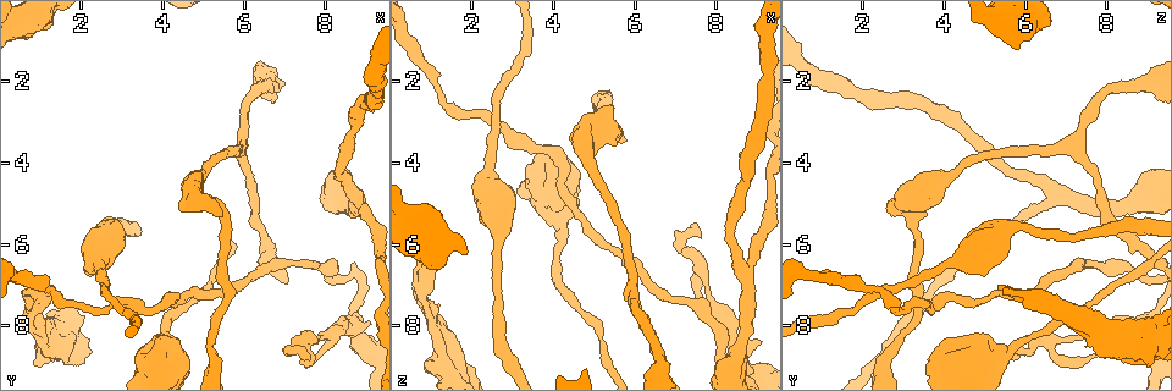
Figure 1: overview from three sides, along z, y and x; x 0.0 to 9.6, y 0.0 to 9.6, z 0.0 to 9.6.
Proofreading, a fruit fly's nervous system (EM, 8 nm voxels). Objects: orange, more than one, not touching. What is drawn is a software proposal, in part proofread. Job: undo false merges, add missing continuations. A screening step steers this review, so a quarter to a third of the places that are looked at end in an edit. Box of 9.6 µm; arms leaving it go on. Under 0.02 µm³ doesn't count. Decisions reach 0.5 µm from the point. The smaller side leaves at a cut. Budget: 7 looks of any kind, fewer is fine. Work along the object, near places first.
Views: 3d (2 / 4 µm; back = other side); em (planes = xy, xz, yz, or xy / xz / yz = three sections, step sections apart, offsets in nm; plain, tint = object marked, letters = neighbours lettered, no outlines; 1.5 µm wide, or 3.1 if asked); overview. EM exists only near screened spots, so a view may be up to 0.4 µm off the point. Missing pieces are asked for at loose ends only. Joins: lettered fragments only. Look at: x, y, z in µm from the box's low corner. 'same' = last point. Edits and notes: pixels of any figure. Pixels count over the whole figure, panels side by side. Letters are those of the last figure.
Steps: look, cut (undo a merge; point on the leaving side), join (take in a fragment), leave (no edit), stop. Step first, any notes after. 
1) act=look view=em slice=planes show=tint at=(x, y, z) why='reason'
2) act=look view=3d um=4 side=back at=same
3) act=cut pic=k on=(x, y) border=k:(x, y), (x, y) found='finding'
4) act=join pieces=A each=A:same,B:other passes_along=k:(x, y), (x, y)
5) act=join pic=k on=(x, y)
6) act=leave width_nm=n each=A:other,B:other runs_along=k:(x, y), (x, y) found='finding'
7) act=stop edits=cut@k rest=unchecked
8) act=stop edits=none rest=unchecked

act=look view=3d um=4 at=(2.05, 8.90, 9.15) why='an open end'

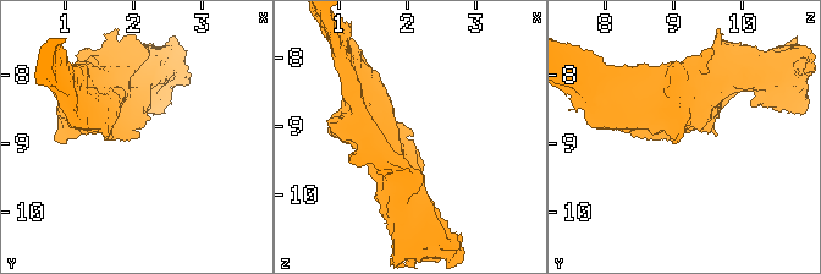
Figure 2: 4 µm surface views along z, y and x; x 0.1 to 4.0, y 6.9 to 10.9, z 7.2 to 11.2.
act=look view=em slice=planes show=letters at=(2.10, 8.90, 9.10)

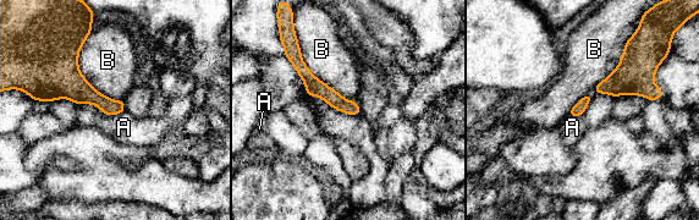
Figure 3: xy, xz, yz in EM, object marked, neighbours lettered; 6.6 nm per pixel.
act=leave each=A:other,B:other border=3:(124, 110), (108, 116) found='no lettered fragment goes on from it'

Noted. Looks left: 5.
act=look view=em slice=planes show=tint at=(5.20, 7.00, 8.35) why='thin neck'

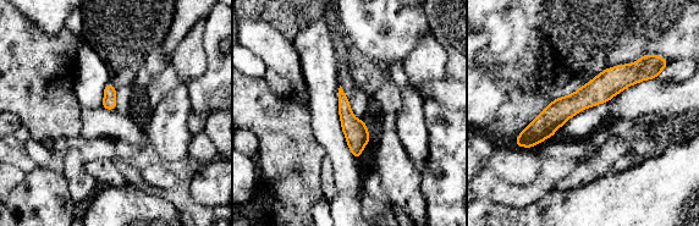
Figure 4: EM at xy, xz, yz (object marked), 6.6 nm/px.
act=look view=em slice=planes show=letters at=same why='what lies round it'

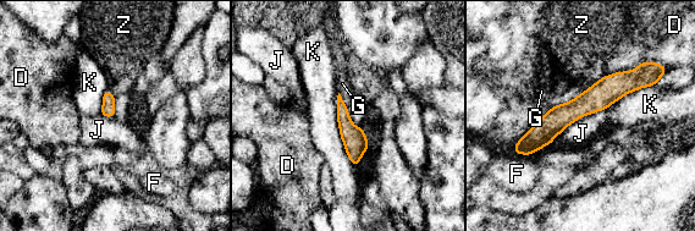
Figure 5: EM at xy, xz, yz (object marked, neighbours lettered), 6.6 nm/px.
act=leave each=D:other,F:other,G:other,J:other,K:other,Z:other runs_along=5:(645, 80), (610, 88), (518, 150) found='all the same neuron'

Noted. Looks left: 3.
act=look view=em slice=yz step=4 show=tint at=(8.15, 8.15, 7.85)

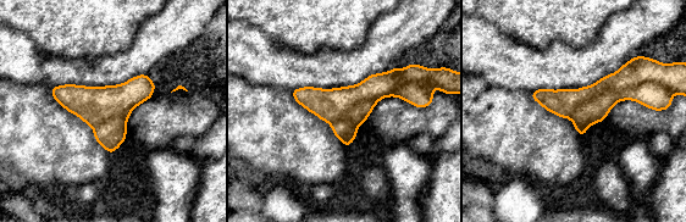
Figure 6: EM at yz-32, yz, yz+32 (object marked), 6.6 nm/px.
act=look view=em slice=planes show=letters at=same

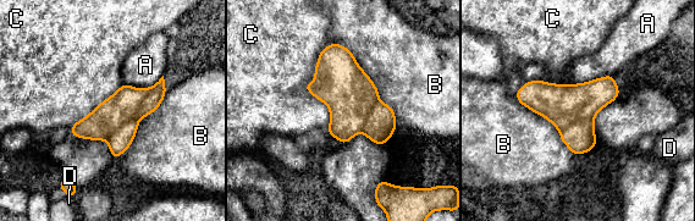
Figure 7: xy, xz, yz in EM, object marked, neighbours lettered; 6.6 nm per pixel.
act=cut pic=7 on=(114, 120) width_nm=300 each=A:other,B:other,C:other,D:other found='two neurons meet here'

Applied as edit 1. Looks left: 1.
act=stop edits=cut@7 rest=unchecked

